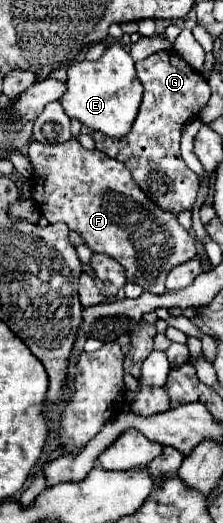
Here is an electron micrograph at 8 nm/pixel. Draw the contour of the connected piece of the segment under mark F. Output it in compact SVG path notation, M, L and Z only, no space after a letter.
M70 139L62 145L42 145L38 141L30 143L28 147L28 159L32 161L36 169L36 191L34 201L40 209L40 213L46 217L48 223L66 223L70 231L76 231L82 235L84 243L96 251L110 255L118 263L122 263L126 281L134 281L142 285L148 293L162 295L164 293L164 281L172 267L182 265L196 257L198 247L196 239L190 237L186 229L178 223L176 215L164 209L158 209L138 187L138 183L132 179L130 171L124 167L124 163L108 157L102 151L88 151L84 149L76 139Z

